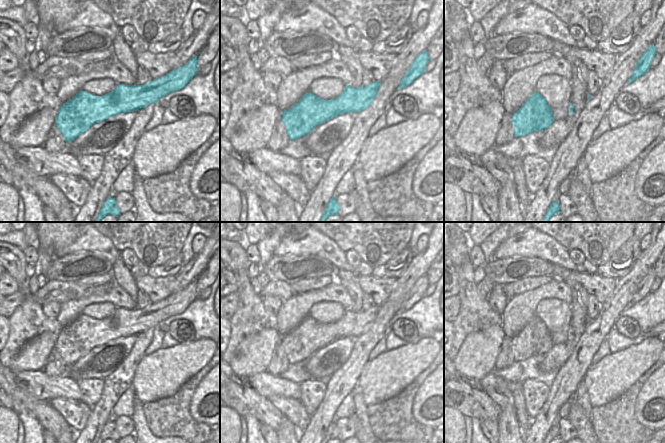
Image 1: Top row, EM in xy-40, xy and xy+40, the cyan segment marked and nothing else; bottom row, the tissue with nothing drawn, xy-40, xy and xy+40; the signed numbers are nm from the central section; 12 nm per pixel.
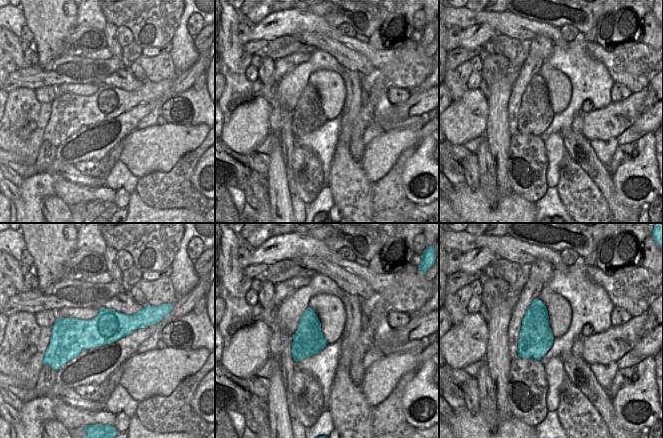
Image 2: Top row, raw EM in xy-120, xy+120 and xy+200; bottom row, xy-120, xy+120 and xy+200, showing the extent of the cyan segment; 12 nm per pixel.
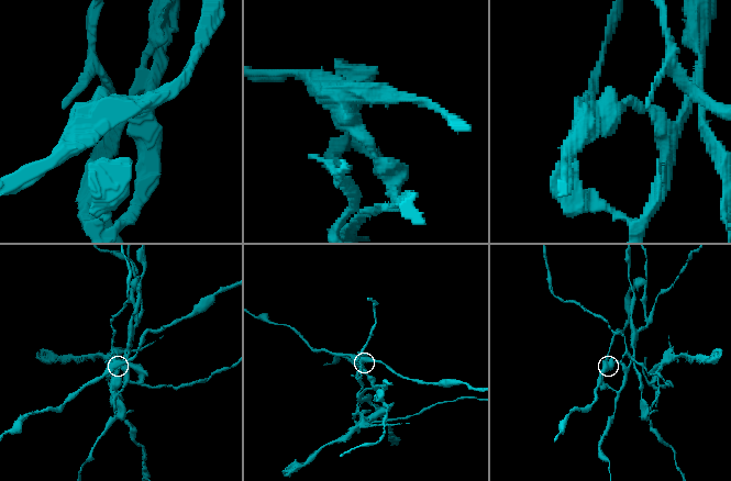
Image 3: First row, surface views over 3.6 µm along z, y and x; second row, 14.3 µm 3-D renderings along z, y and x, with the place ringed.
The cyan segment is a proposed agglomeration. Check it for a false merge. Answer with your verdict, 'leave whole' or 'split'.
split

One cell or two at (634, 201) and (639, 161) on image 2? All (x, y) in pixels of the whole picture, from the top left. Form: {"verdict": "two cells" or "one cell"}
{"verdict": "one cell"}

